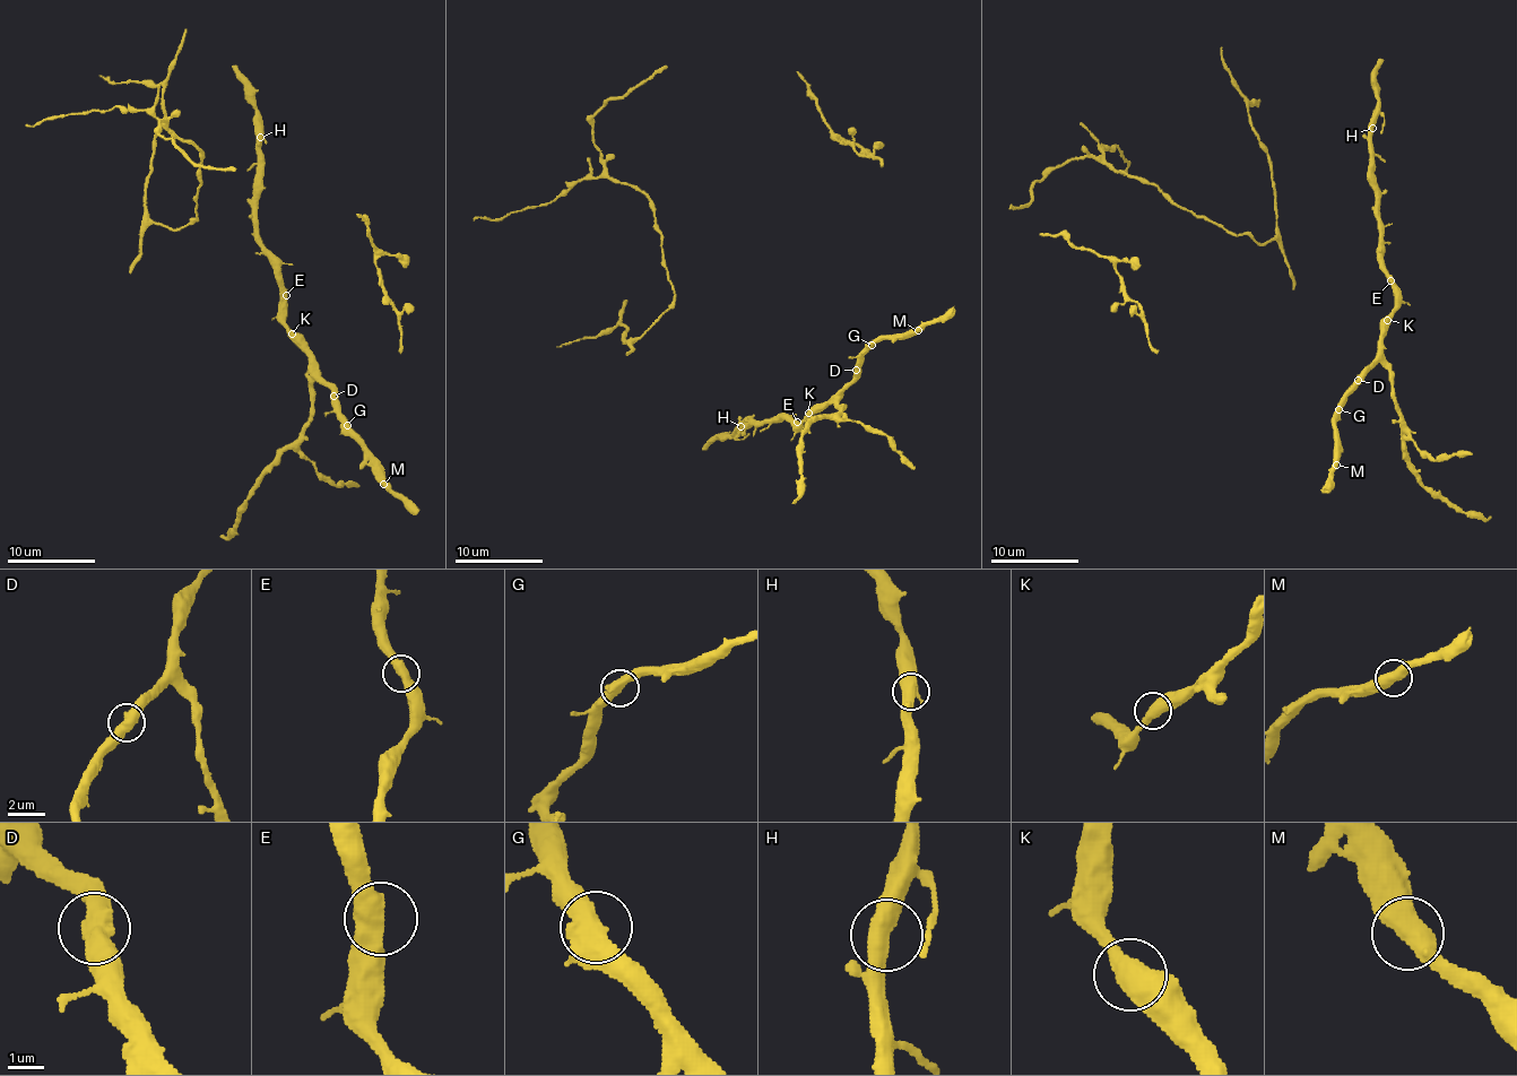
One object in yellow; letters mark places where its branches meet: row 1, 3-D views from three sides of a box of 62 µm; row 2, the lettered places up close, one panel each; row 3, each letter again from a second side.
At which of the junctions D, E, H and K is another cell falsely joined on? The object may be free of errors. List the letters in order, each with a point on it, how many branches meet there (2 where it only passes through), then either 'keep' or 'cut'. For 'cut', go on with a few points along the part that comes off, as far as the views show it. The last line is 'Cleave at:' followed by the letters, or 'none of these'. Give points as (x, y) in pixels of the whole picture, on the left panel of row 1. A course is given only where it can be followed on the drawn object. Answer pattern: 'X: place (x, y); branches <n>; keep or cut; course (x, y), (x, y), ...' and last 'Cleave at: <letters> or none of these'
D: place (334, 396); branches 2; keep
E: place (286, 295); branches 2; keep
H: place (260, 137); branches 2; keep
K: place (292, 333); branches 2; keep
Cleave at: none of these

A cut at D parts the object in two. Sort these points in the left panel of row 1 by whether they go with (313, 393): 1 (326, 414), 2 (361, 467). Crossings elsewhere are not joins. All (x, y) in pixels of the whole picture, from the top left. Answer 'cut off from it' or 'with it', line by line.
1: cut off from it
2: cut off from it

